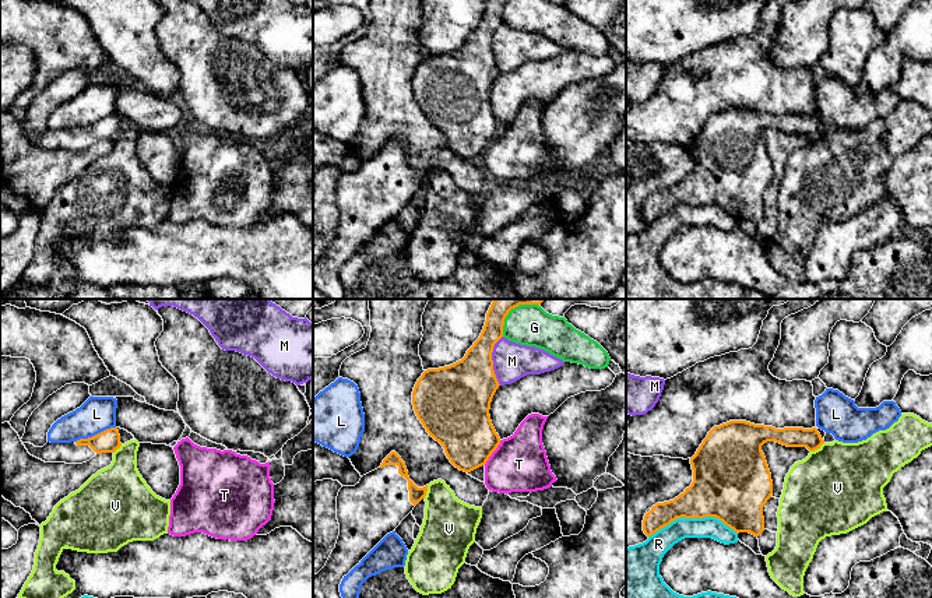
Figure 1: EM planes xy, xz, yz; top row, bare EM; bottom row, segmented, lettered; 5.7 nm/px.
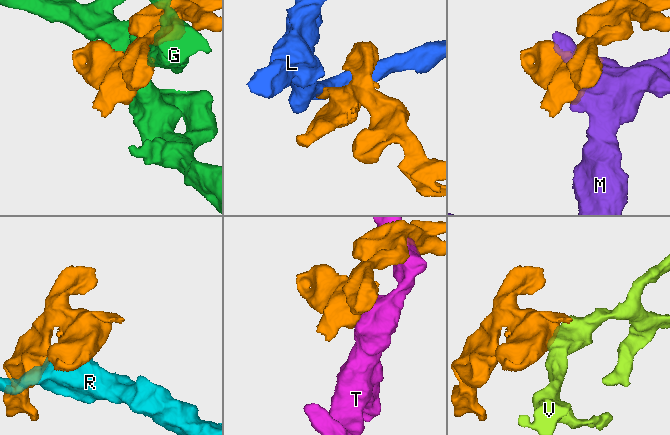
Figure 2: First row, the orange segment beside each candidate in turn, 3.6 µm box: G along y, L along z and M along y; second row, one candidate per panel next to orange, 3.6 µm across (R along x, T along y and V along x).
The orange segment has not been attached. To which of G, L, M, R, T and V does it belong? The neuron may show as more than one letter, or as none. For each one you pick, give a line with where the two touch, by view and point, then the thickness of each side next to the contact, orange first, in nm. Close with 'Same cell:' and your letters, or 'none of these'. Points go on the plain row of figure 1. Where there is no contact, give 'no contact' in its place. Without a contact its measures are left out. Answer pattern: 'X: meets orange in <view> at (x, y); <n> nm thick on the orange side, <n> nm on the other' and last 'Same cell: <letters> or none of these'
Same cell: none of these

